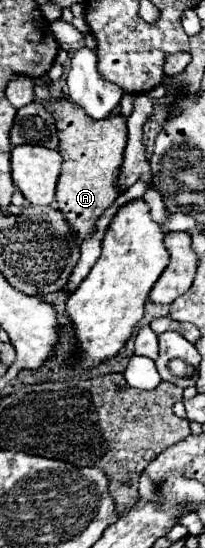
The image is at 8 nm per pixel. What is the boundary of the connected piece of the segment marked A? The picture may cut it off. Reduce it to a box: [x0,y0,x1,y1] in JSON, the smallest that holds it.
[53,103,127,241]

